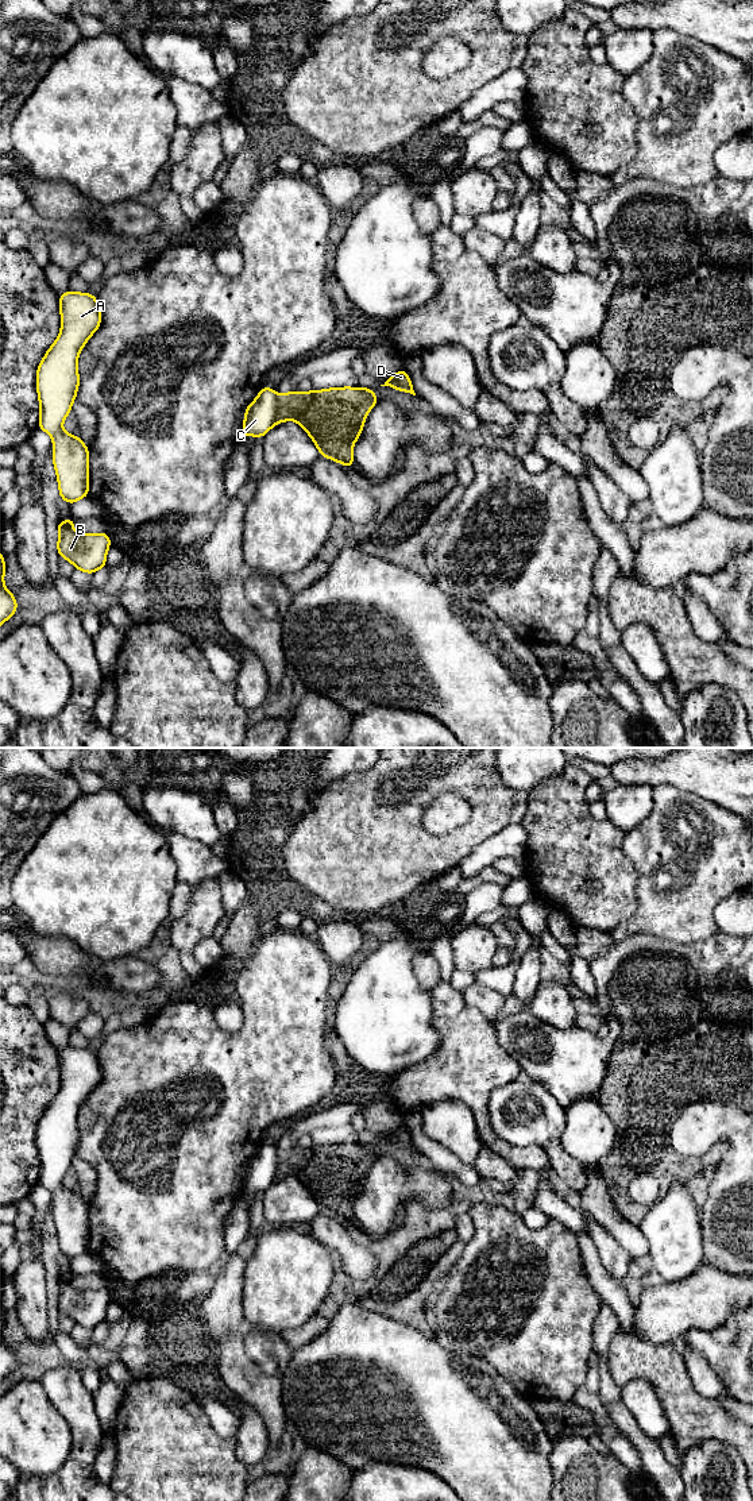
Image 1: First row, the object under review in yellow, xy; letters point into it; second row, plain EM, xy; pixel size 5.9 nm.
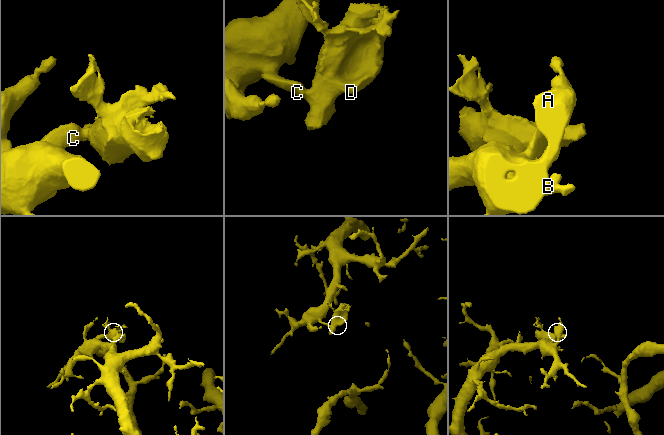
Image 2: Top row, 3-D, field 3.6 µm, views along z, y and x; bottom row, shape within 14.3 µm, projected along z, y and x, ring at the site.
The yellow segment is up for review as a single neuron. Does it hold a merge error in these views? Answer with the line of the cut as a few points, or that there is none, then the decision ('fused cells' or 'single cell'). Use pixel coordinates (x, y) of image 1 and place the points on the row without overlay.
cut in xy along (278, 1152), (274, 1179); fused cells

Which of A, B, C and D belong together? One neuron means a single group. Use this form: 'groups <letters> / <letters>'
groups A B C / D

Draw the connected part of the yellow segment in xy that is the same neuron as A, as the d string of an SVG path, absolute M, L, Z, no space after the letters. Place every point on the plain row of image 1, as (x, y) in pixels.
M74 1049L59 1052L61 1088L36 1124L39 1153L38 1184L53 1195L53 1219L59 1254L69 1261L88 1253L89 1205L81 1193L66 1189L62 1180L72 1168L80 1141L77 1116L82 1103L101 1080L96 1052Z

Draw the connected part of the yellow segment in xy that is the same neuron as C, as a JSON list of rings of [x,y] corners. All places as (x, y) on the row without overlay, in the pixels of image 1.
[[[263,1142],[258,1153],[246,1164],[242,1193],[263,1193],[274,1181],[278,1166],[278,1150]]]

